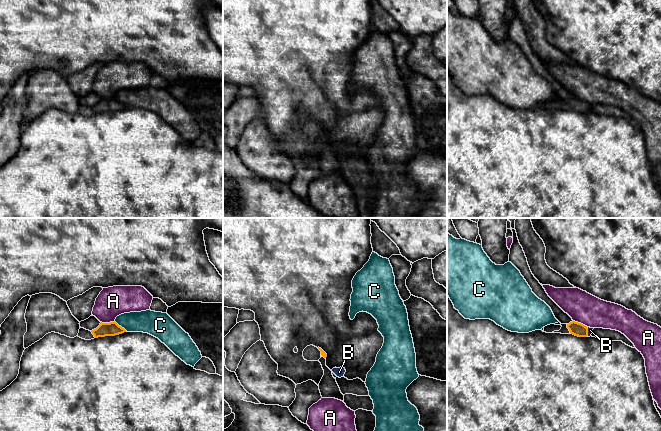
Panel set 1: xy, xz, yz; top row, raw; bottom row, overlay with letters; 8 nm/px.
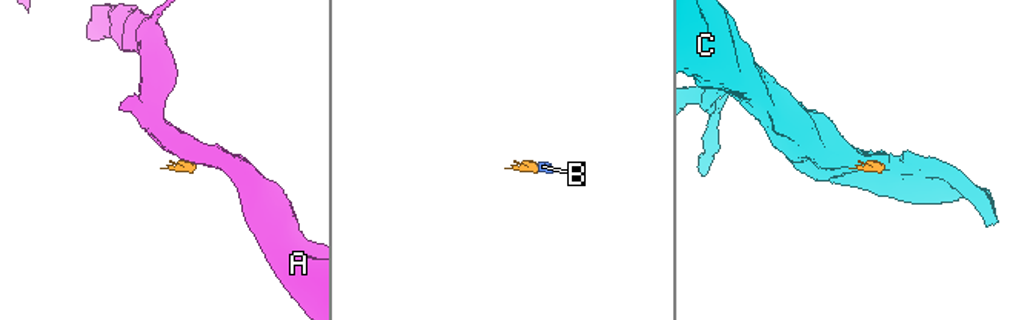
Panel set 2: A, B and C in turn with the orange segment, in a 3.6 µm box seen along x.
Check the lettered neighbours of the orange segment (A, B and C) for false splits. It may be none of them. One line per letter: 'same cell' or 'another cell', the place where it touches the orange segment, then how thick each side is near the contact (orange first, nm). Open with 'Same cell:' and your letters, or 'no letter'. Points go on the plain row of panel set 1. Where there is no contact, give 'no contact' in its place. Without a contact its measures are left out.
Same cell: B
A: another cell; contact yz (580, 99); calibres 110 and 240 nm
B: same cell; contact yz (587, 108); calibres 110 and 40 nm
C: another cell; contact xy (120, 102); calibres 110 and 180 nm

